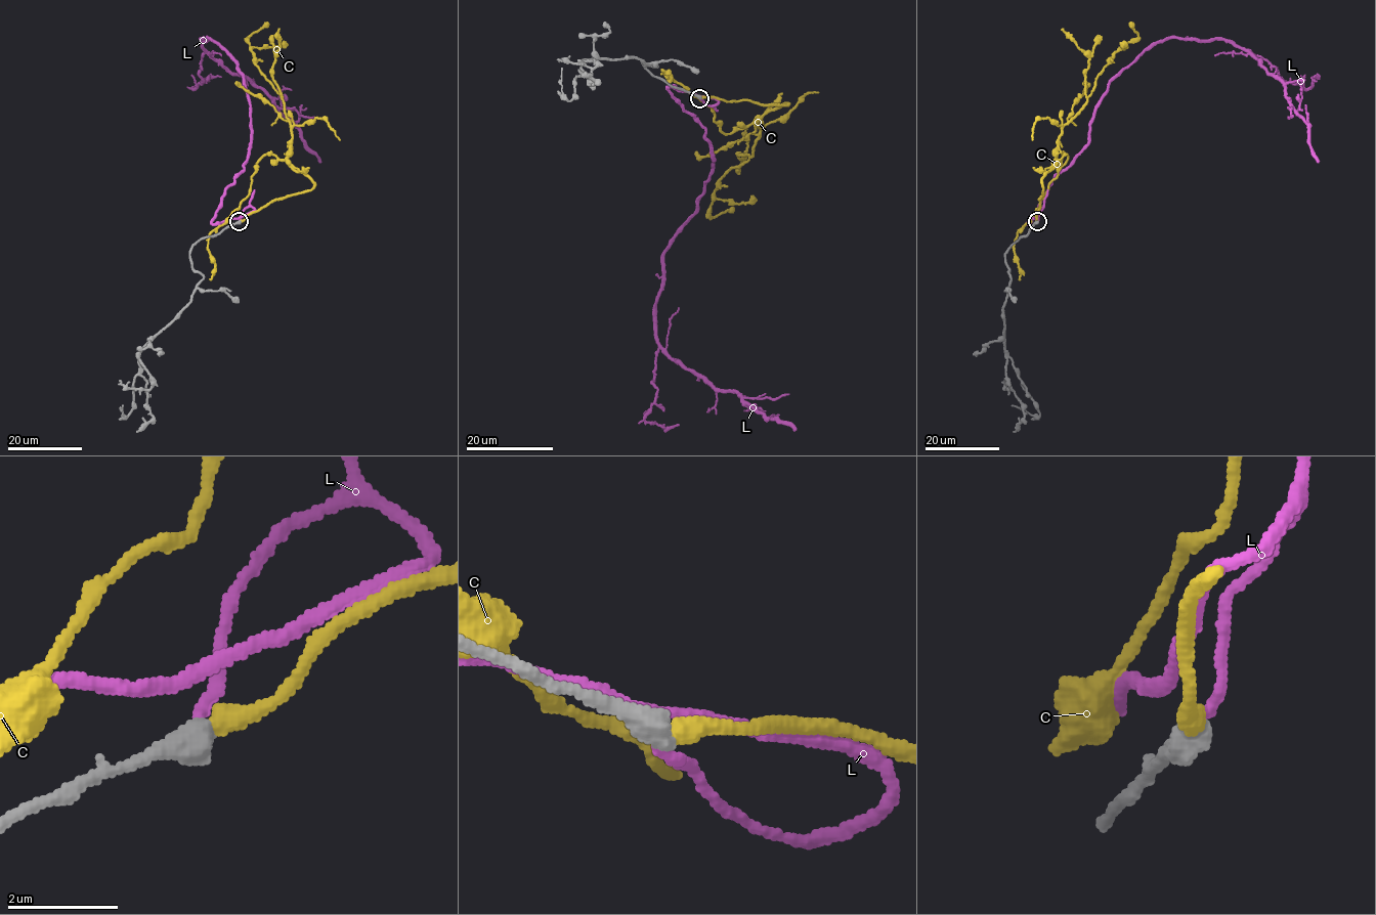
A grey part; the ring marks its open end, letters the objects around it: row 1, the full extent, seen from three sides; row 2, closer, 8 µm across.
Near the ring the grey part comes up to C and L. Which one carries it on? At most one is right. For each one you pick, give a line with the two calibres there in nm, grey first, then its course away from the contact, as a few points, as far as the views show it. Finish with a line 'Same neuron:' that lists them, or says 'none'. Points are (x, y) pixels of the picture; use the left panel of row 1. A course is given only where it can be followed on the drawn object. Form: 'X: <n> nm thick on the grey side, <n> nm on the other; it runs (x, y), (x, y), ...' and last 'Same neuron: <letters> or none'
L: 550 nm thick on the grey side, 180 nm on the other; it runs (239, 220), (255, 210), (212, 222), (246, 160), (247, 91), (238, 63), (202, 39), (272, 99), (320, 163)
Same neuron: L

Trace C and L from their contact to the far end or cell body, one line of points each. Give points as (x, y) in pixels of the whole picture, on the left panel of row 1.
C: (240, 220), (313, 182), (274, 155), (260, 159), (249, 193), (210, 233), (209, 278)
L: (239, 220), (255, 210), (212, 222), (246, 160), (247, 91), (238, 63), (202, 39), (272, 99), (320, 163)

